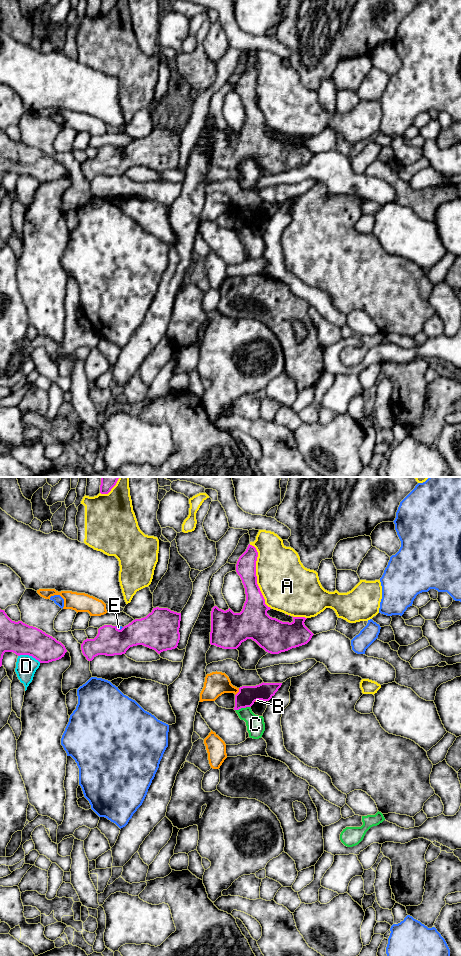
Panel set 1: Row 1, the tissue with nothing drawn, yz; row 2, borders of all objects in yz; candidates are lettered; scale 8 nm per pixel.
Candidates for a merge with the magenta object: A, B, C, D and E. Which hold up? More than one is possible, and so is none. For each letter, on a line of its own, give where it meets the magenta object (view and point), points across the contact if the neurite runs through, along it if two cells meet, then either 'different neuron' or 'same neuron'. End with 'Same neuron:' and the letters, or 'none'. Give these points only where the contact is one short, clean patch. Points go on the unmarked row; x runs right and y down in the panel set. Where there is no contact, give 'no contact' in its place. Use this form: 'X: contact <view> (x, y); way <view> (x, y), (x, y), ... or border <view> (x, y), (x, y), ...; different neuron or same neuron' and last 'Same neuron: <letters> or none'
A: contact yz (256, 96); different neuron
B: contact yz (238, 212); different neuron
C: contact yz (242, 227); border yz (249, 226), (235, 230); different neuron
D: contact yz (29, 175); different neuron
E: contact yz (118, 149); different neuron
Same neuron: none

